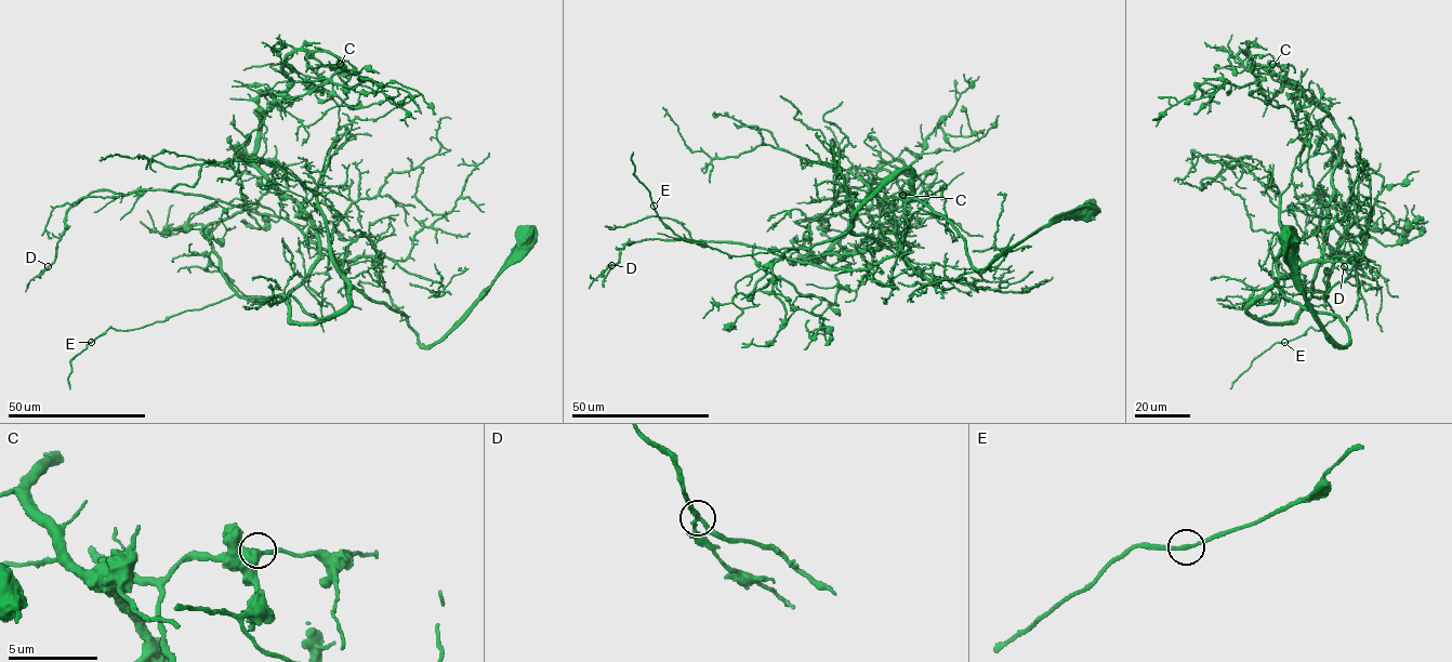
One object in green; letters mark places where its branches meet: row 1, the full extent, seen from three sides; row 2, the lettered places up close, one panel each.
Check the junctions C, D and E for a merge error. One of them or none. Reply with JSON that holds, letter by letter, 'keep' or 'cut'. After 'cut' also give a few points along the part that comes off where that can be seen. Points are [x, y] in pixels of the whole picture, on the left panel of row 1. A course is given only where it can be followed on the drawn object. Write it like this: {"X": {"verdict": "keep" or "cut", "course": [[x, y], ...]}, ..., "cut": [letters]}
{"C": {"verdict": "keep"}, "D": {"verdict": "keep"}, "E": {"verdict": "keep"}, "cut": []}

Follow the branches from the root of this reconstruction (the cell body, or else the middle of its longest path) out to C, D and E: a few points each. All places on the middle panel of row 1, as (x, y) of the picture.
C: (1088, 211), (977, 269), (946, 219), (896, 198), (876, 249), (817, 261), (852, 168), (902, 195)
D: (1088, 211), (982, 269), (913, 199), (902, 246), (866, 268), (659, 239), (628, 242), (611, 265)
E: (1088, 211), (977, 269), (909, 169), (846, 232), (806, 248), (729, 256), (677, 236), (654, 206)

